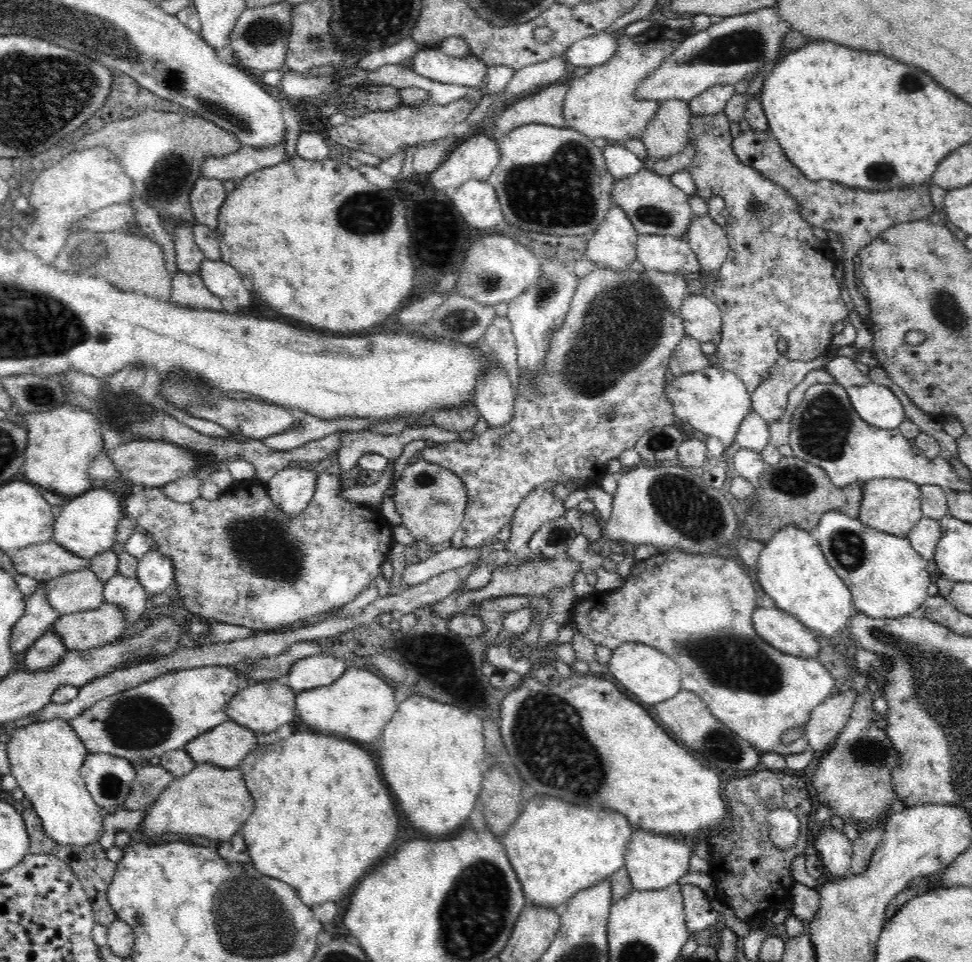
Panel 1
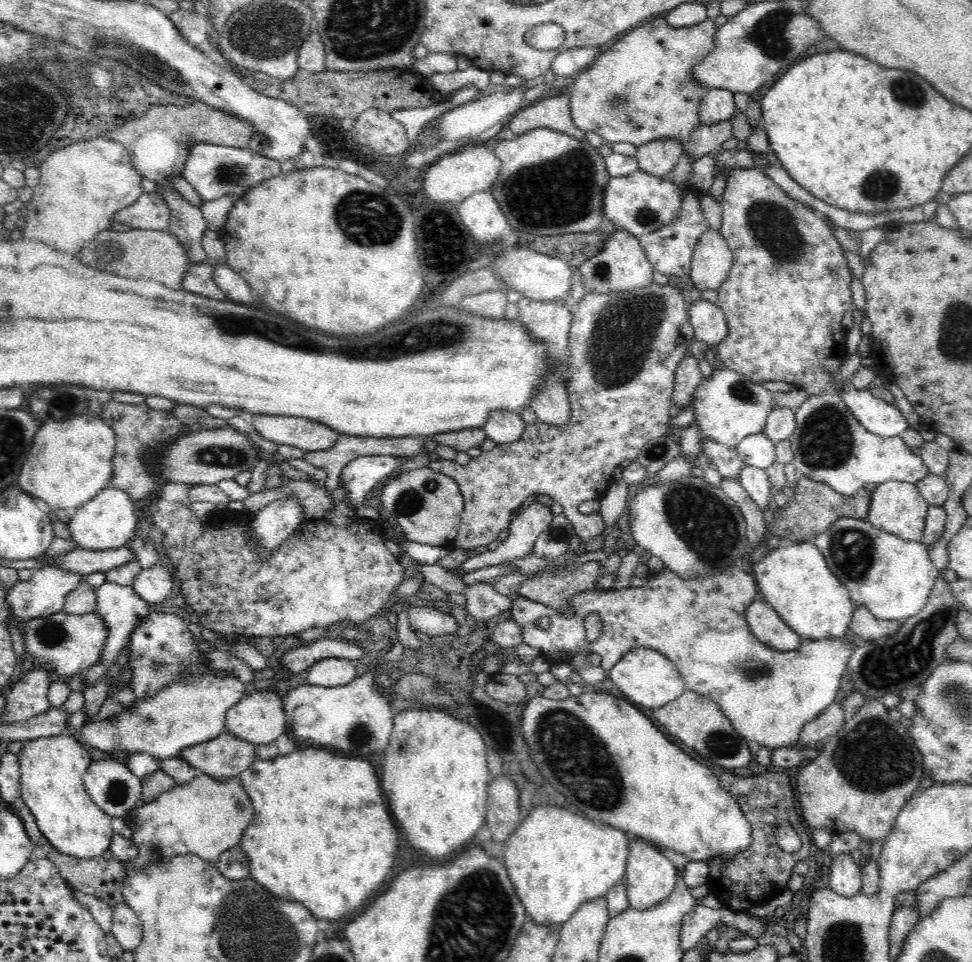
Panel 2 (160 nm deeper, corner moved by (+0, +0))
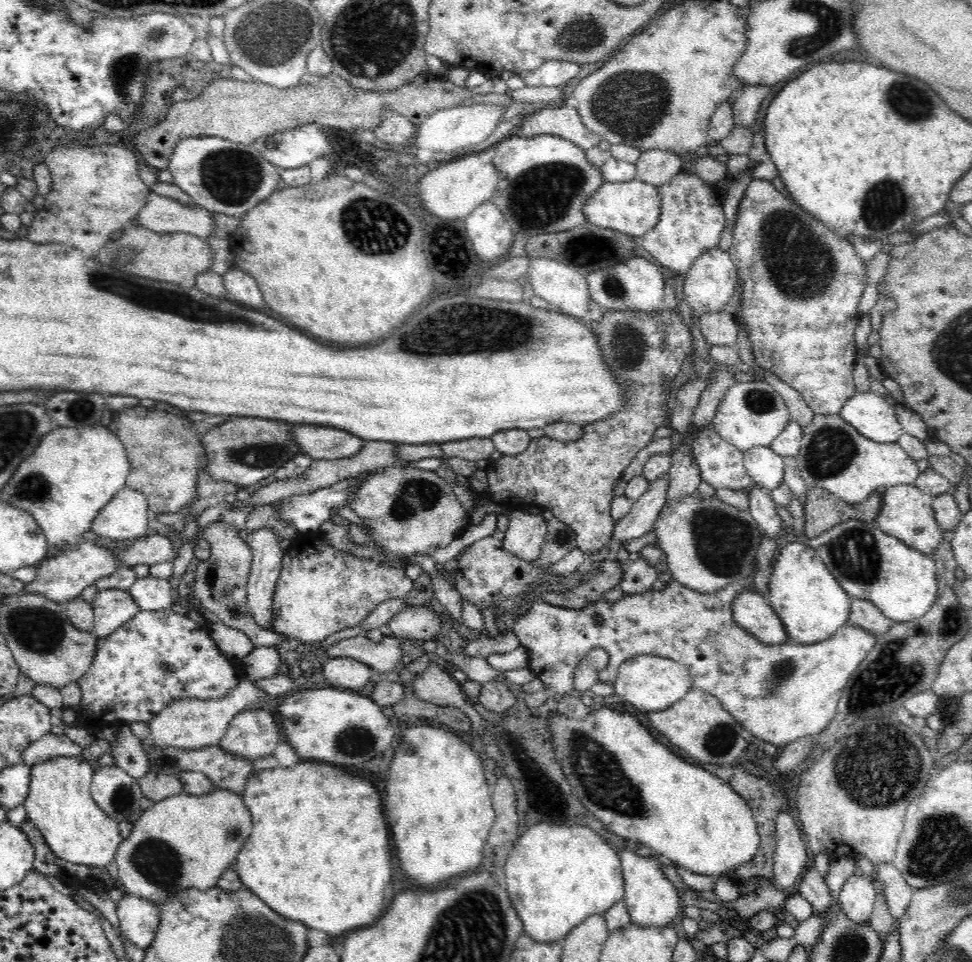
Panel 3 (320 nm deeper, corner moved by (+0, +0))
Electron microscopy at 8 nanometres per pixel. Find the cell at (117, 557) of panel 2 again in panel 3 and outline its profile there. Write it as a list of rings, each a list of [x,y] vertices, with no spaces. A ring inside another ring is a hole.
[[[155,534],[143,538],[135,539],[134,543],[128,547],[123,553],[115,554],[118,555],[118,559],[122,561],[122,566],[135,567],[136,565],[148,565],[149,567],[153,564],[158,564],[158,562],[168,562],[172,558],[179,556],[179,550],[174,549],[176,542],[173,538],[170,539],[168,535]]]

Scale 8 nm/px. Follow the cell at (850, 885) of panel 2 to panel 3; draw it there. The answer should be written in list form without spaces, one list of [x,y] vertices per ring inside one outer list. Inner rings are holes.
[[[851,877],[840,893],[842,913],[856,922],[868,922],[876,903],[873,882],[866,877]]]

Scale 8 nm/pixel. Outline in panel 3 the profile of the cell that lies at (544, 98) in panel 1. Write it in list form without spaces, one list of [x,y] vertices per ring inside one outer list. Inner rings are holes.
[[[573,102],[540,109],[528,115],[521,126],[520,134],[524,138],[552,134],[564,138],[584,150],[598,146],[603,139],[586,128]]]

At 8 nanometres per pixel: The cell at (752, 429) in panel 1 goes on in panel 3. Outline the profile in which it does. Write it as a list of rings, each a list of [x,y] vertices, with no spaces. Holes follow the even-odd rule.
[[[756,447],[744,452],[748,474],[758,486],[768,491],[778,488],[784,480],[784,457],[771,447]]]

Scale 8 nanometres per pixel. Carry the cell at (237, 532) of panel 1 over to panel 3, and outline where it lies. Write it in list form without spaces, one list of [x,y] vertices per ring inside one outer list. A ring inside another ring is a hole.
[[[319,532],[300,534],[283,556],[276,592],[272,596],[274,632],[312,645],[344,628],[361,624],[381,602],[405,598],[412,586],[413,580],[406,576],[405,568],[386,567],[372,559],[359,559],[338,551],[323,541]]]

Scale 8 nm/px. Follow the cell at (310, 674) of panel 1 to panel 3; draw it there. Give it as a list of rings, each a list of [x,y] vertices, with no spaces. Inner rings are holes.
[[[332,657],[325,660],[319,669],[322,670],[326,682],[335,688],[350,691],[362,690],[374,673],[368,665],[350,657]]]

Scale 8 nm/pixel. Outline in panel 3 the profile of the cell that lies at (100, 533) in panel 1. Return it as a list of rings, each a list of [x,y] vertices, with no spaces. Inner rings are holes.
[[[124,487],[92,522],[92,532],[112,540],[143,538],[148,530],[149,505],[146,495]]]

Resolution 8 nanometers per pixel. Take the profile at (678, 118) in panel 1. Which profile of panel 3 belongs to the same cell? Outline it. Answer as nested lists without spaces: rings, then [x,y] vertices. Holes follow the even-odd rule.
[[[671,150],[641,151],[636,162],[636,179],[653,184],[656,187],[669,183],[682,171],[683,162],[680,155]]]

